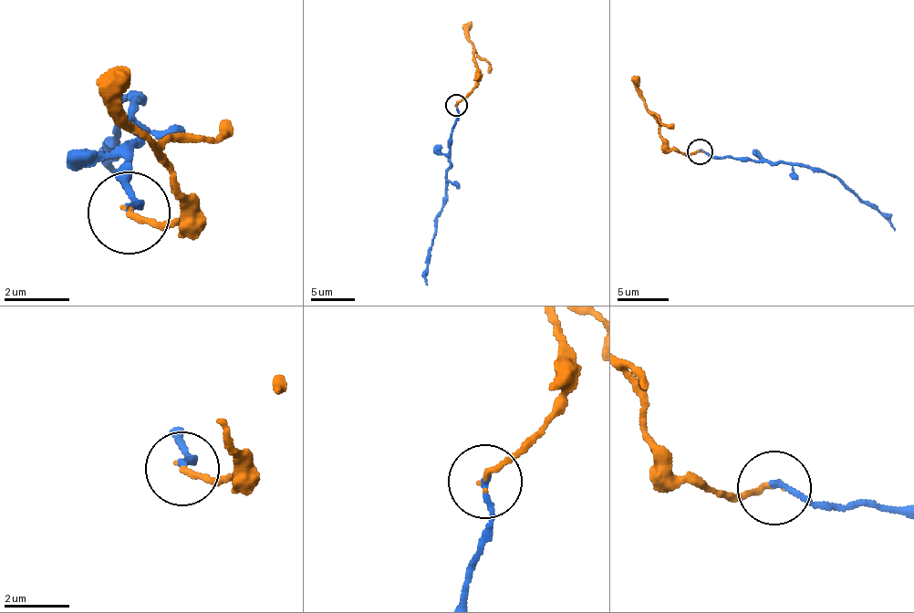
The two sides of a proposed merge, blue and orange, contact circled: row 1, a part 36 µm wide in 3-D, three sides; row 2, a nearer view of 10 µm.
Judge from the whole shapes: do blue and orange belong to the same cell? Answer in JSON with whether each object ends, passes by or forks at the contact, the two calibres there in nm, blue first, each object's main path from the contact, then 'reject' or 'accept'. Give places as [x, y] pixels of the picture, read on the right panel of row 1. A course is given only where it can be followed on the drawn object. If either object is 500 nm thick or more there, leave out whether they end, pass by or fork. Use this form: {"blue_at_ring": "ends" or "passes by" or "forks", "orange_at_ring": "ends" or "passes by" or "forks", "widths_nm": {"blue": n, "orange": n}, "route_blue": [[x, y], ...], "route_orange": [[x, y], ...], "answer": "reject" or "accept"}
{"blue_at_ring": "ends", "orange_at_ring": "ends", "widths_nm": {"blue": 170, "orange": 170}, "route_blue": [[700, 150], [735, 160], [784, 162], [817, 169], [836, 178], [885, 216], [895, 231]], "route_orange": [[700, 150], [688, 155], [671, 149], [659, 131], [657, 120], [632, 77]], "answer": "accept"}

